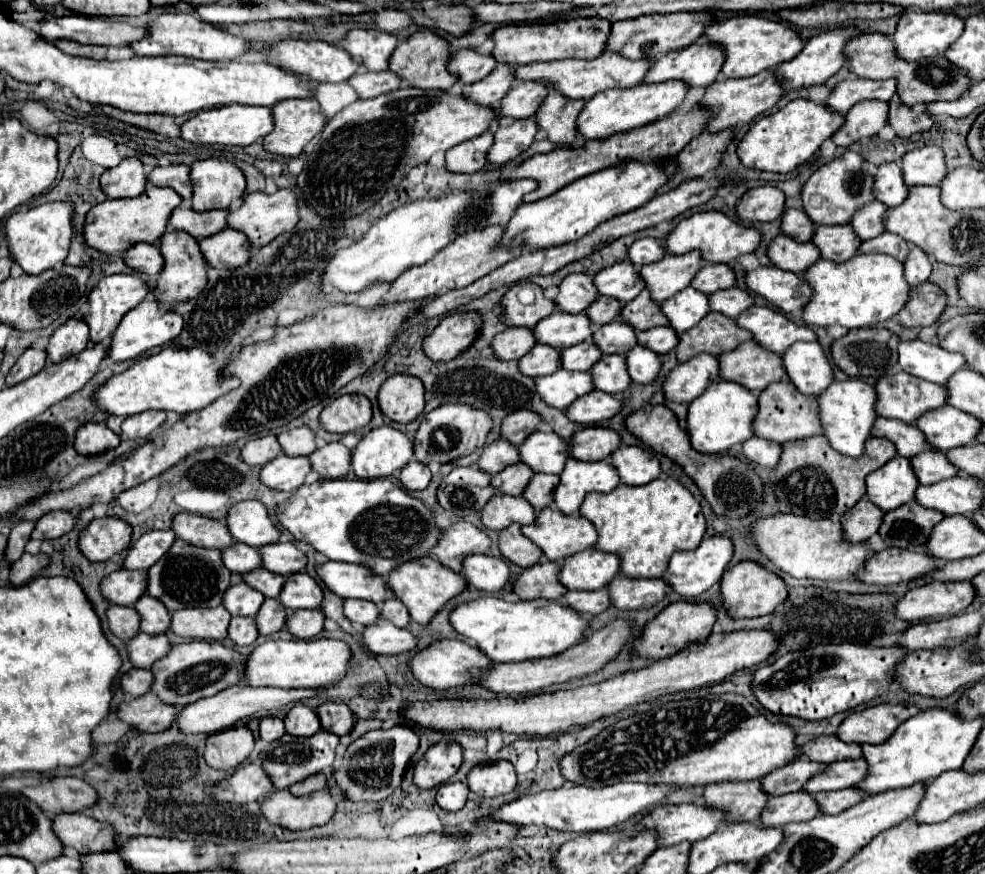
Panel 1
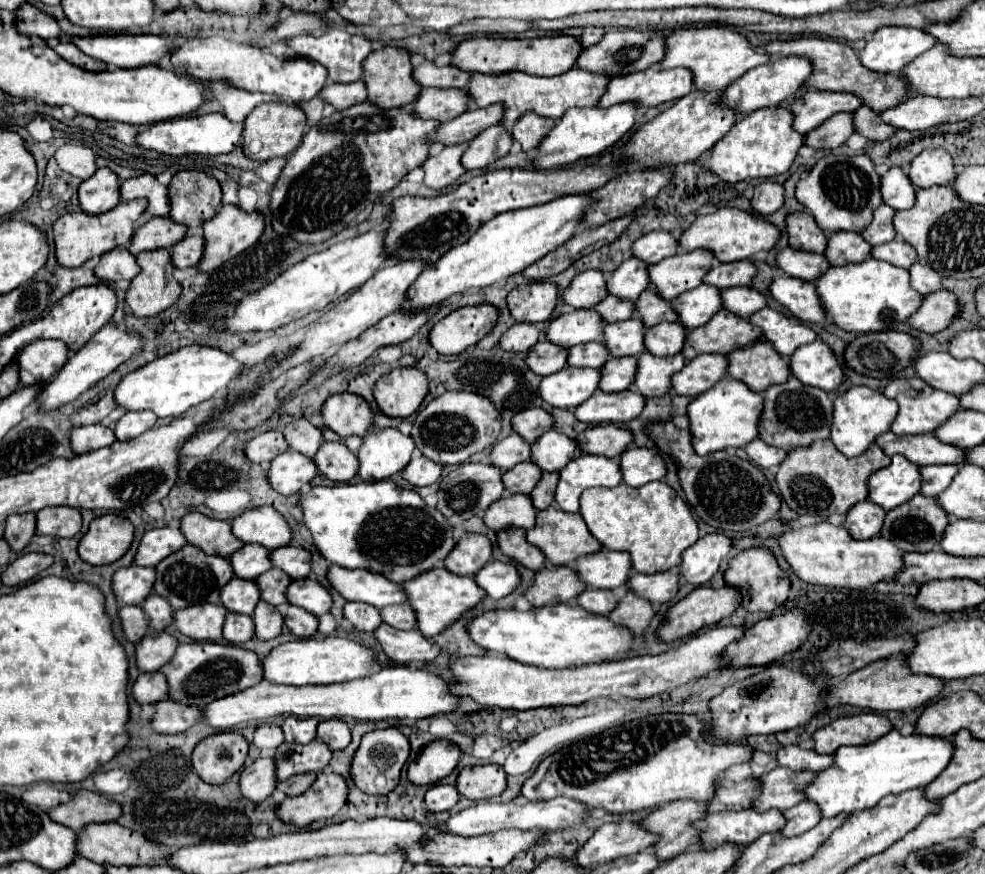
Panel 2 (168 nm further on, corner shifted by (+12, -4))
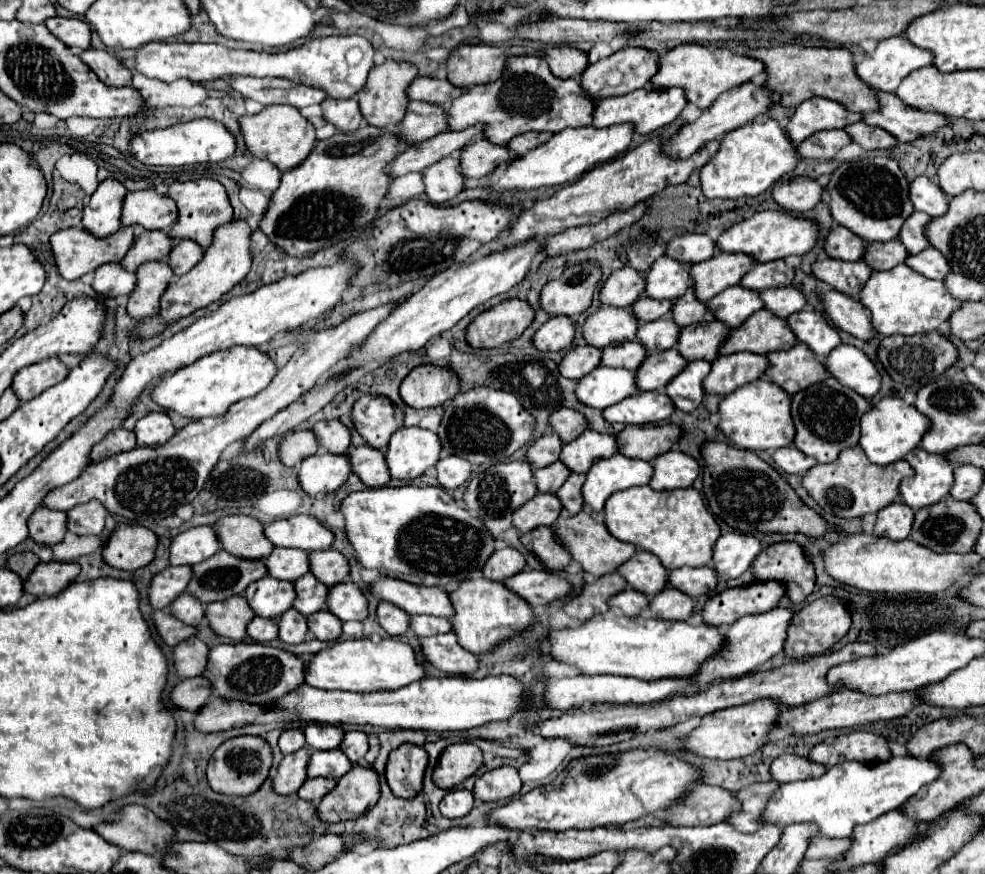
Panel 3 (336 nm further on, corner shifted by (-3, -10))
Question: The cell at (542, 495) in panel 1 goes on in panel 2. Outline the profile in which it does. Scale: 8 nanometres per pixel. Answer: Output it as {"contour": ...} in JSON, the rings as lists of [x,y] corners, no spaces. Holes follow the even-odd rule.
{"contour":[[[543,473],[537,489],[533,489],[531,493],[531,499],[533,499],[533,505],[541,511],[541,509],[547,509],[553,499],[555,499],[555,487],[557,487],[557,481],[559,481],[559,473]]]}

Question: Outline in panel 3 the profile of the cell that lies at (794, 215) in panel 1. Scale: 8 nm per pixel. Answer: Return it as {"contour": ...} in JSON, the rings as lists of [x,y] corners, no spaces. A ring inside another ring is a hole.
{"contour":[[[834,227],[824,239],[824,251],[828,257],[842,261],[858,261],[864,253],[864,241],[846,227]]]}

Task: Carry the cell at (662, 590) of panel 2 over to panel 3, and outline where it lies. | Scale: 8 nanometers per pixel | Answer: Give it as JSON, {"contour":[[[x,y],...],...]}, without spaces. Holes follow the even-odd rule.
{"contour":[[[680,567],[670,571],[668,587],[682,591],[688,597],[700,597],[716,587],[716,573],[712,567]]]}

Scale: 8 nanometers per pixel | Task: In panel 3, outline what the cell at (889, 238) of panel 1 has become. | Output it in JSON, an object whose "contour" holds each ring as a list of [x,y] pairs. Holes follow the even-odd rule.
{"contour":[[[926,247],[918,255],[910,255],[904,263],[928,279],[944,279],[944,275],[950,271],[944,255],[934,247]]]}

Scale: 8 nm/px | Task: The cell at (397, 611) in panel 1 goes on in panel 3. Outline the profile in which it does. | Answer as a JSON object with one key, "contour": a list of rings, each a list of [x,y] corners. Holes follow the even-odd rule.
{"contour":[[[412,615],[410,617],[410,629],[418,637],[430,637],[438,633],[452,631],[452,625],[444,617],[430,617],[430,615]]]}

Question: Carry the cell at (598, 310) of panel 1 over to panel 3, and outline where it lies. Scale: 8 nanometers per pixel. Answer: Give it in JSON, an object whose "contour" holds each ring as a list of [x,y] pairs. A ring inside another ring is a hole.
{"contour":[[[640,297],[634,305],[632,305],[632,313],[636,315],[638,321],[656,321],[660,317],[664,317],[666,313],[670,313],[672,301],[656,301],[650,297]]]}

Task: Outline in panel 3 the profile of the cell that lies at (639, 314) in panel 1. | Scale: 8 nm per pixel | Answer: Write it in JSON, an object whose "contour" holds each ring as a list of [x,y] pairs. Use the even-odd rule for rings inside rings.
{"contour":[[[688,289],[680,299],[672,301],[670,313],[674,323],[678,323],[678,327],[688,327],[692,323],[704,323],[714,319],[714,315],[706,309],[706,305],[694,297],[692,289]]]}

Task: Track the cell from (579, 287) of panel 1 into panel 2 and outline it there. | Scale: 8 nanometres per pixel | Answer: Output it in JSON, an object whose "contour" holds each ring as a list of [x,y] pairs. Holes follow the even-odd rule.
{"contour":[[[591,269],[591,271],[579,273],[571,281],[569,289],[563,295],[563,301],[577,309],[589,309],[589,307],[595,307],[599,301],[603,301],[607,295],[609,291],[607,291],[607,281],[603,273],[599,269]]]}

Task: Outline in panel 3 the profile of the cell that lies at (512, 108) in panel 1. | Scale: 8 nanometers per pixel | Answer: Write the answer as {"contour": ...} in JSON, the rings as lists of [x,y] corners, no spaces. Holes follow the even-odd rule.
{"contour":[[[468,127],[464,131],[446,131],[422,143],[416,143],[390,163],[390,175],[400,177],[410,171],[422,171],[428,165],[440,161],[442,157],[450,157],[462,151],[468,143],[478,139],[482,133],[484,127]]]}

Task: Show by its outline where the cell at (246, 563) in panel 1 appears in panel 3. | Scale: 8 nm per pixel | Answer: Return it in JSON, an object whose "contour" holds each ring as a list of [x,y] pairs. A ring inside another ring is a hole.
{"contour":[[[274,547],[272,553],[264,559],[266,571],[274,579],[284,579],[284,581],[296,581],[302,577],[310,567],[308,567],[308,553],[302,549],[278,549]]]}

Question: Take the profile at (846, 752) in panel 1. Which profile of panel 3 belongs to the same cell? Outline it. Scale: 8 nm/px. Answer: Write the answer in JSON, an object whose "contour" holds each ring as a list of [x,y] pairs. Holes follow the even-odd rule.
{"contour":[[[780,755],[778,759],[774,759],[770,773],[772,773],[772,779],[776,779],[778,783],[790,783],[790,781],[808,779],[808,777],[820,777],[826,773],[826,767],[810,761],[808,757]]]}

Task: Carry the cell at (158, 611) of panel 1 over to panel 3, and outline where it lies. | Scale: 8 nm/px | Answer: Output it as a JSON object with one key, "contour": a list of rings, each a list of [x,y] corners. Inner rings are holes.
{"contour":[[[182,593],[172,605],[170,605],[170,613],[180,619],[182,623],[188,625],[198,625],[204,617],[204,605],[200,609],[200,601],[188,593]],[[202,611],[202,613],[200,613]]]}

